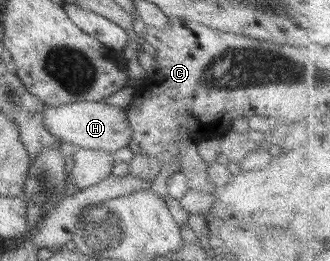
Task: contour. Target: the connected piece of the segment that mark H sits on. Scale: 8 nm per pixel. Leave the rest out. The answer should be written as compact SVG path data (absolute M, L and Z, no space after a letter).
M104 101L45 106L42 109L41 123L47 133L63 142L72 144L76 148L105 150L112 153L121 147L125 147L131 135L126 111L121 107L106 104Z

